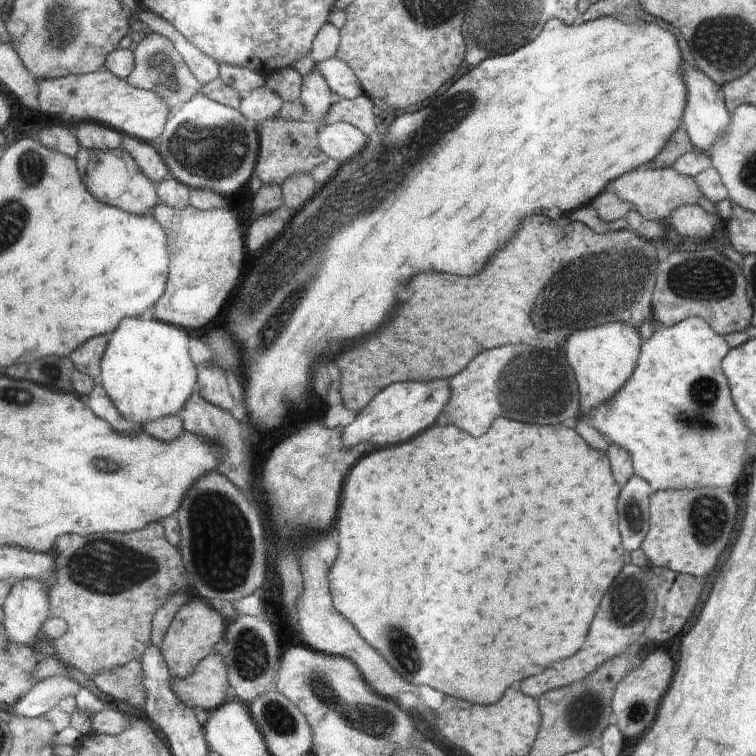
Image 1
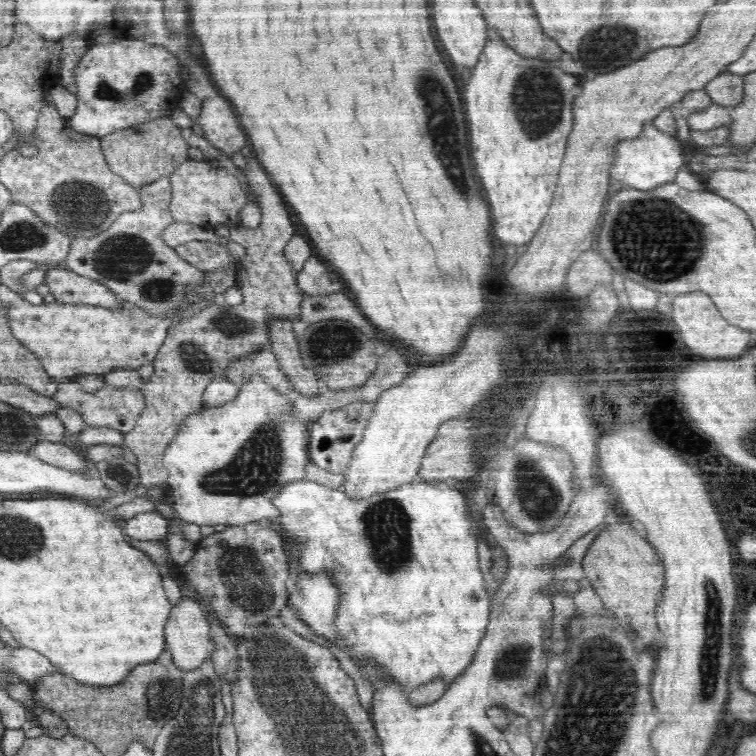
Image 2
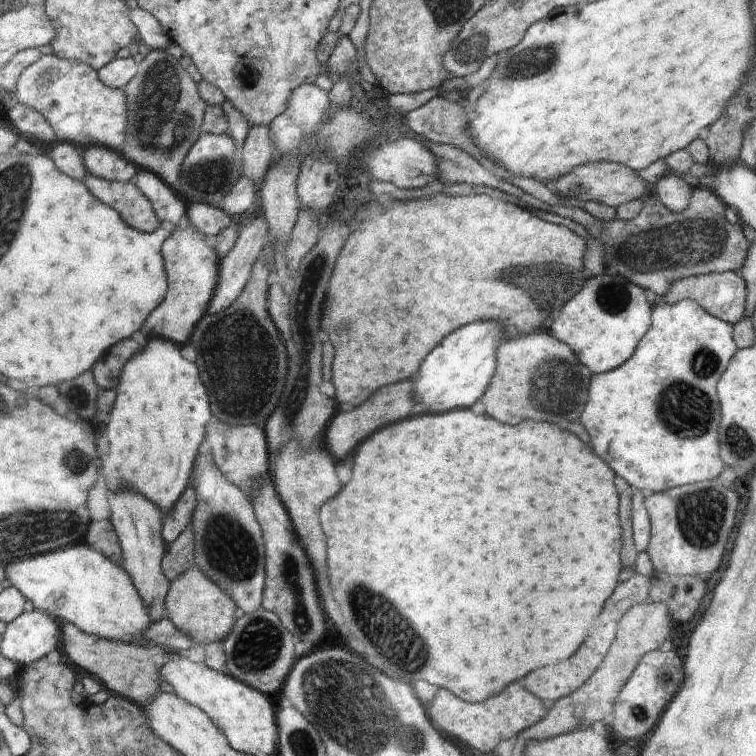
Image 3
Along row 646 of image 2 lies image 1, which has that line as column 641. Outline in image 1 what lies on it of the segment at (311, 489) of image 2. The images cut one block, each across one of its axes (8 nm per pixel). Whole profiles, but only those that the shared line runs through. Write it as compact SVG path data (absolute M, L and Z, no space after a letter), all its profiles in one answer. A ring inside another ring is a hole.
M688 317L671 327L656 325L656 330L650 339L642 344L639 352L636 368L628 383L621 388L607 403L602 403L584 416L586 421L596 428L602 435L609 436L614 444L625 448L633 460L633 474L647 480L655 491L668 489L690 490L690 488L704 488L704 486L718 486L718 488L738 488L742 480L746 480L746 458L750 456L750 430L746 428L742 416L734 408L736 402L732 397L732 389L729 387L726 375L722 372L720 362L728 351L728 341L712 328L709 322L702 317Z

